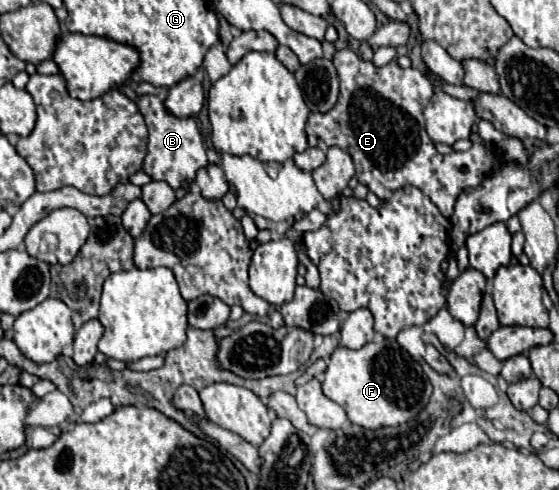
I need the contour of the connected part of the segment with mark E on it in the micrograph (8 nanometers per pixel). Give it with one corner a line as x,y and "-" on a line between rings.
350,48
336,52
332,62
340,80
338,102
326,114
312,112
308,126
328,148
338,146
352,156
358,182
366,184
380,200
390,200
398,188
414,186
438,206
442,216
450,218
456,196
464,188
478,186
498,168
500,158
478,134
472,134
474,144
470,150
446,156
438,154
434,142
424,130
422,116
424,104
432,98
434,88
420,70
402,70
394,60
378,68
372,62
362,60

